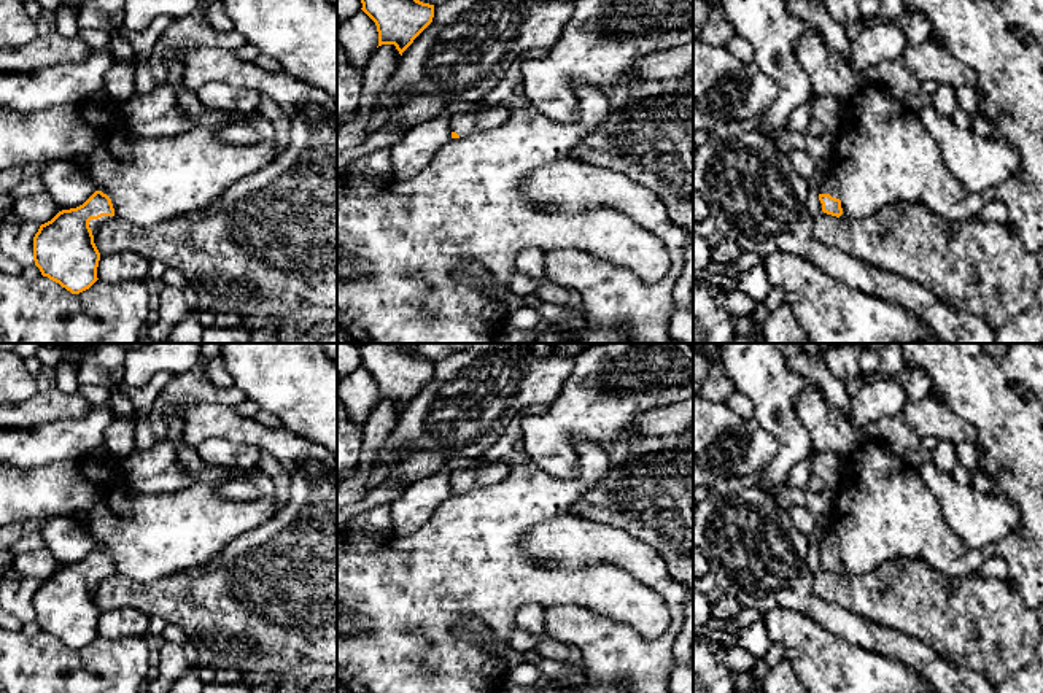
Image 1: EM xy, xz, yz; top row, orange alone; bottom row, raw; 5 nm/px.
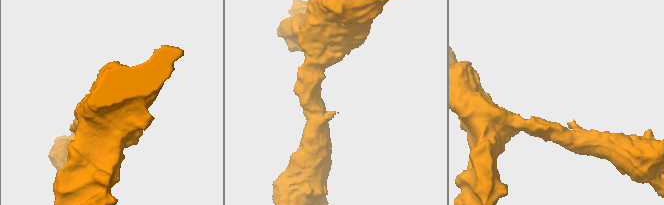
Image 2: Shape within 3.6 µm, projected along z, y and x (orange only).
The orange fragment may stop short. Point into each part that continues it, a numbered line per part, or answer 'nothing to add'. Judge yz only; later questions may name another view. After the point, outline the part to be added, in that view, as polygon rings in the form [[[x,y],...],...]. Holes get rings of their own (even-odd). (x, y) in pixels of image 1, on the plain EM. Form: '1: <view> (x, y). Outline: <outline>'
1: yz (830, 541). Outline: [[[828,531],[819,542],[819,550],[830,550],[835,555],[839,555],[839,540],[833,531]]]

